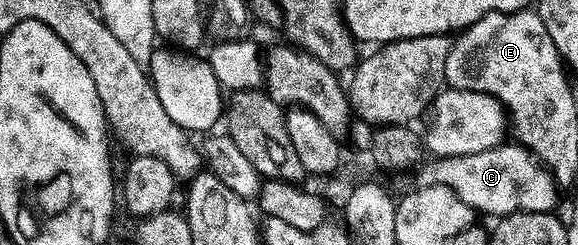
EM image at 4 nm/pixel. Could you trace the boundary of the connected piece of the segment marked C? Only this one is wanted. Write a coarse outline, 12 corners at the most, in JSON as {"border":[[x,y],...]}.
{"border":[[526,146],[436,158],[418,186],[480,216],[554,212],[554,176]]}

